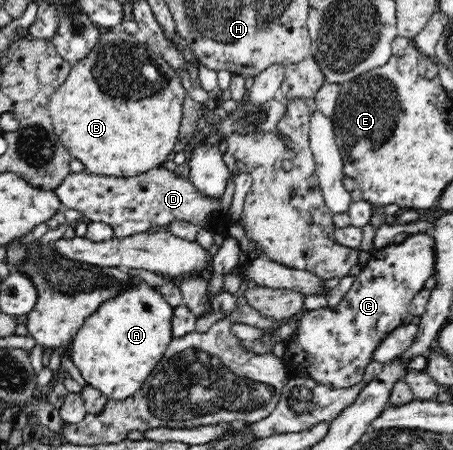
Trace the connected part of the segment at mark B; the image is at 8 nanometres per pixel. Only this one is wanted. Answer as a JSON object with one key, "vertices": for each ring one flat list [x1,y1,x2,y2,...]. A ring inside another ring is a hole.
{"vertices":[[120,28,102,31,91,52,72,66,65,83,50,97,47,106,56,137,67,146,70,156,75,156,91,174,129,177,161,167,179,148,177,137,186,92,175,71,157,50,138,42,127,31]]}

